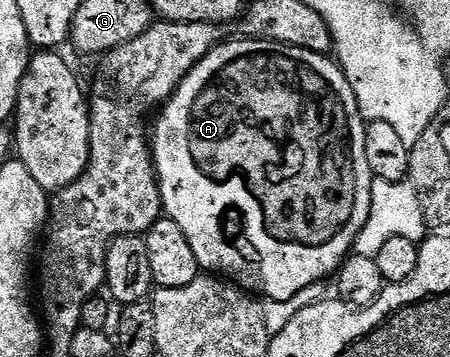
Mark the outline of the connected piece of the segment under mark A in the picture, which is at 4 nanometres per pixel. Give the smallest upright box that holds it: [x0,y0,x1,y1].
[150,40,373,301]

